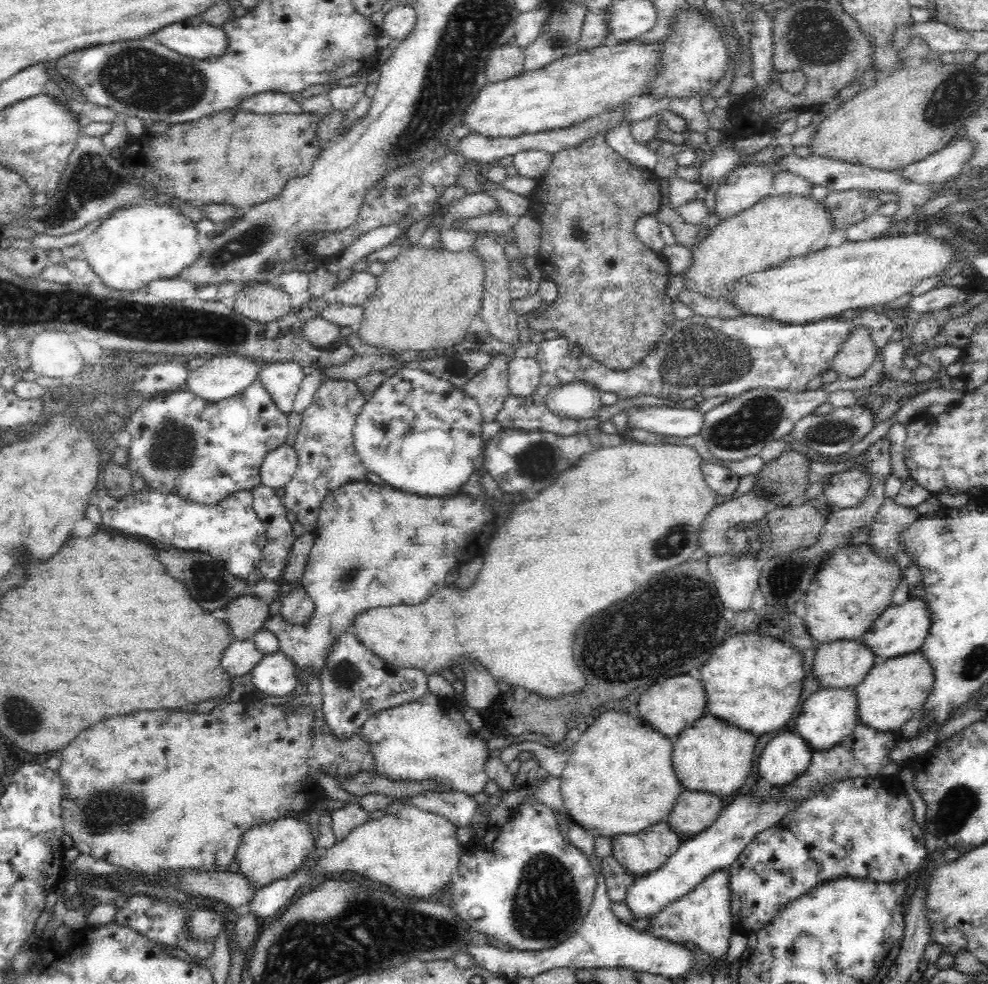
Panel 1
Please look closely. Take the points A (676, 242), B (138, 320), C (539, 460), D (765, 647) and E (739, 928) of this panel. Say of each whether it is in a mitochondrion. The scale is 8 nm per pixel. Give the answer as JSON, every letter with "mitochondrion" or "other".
{"A":"other","B":"mitochondrion","C":"mitochondrion","D":"other","E":"other"}

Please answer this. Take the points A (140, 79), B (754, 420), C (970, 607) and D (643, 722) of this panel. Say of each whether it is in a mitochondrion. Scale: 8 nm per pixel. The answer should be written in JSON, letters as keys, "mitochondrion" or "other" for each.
{"A":"mitochondrion","B":"mitochondrion","C":"other","D":"other"}

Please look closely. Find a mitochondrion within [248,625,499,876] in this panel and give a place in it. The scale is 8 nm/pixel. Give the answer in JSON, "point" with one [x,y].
{"point":[345,674]}

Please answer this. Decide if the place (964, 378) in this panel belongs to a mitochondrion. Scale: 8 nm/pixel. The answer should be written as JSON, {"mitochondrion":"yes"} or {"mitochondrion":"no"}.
{"mitochondrion":"no"}

